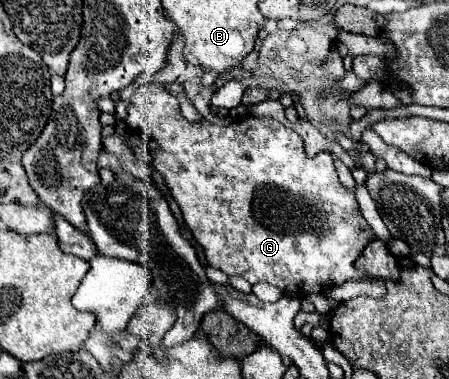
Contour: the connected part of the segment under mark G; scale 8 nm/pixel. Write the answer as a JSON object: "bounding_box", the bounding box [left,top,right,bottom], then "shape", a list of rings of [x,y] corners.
{"bounding_box":[119,82,376,296],"shape":[[[133,82],[126,88],[119,92],[120,99],[125,103],[129,103],[132,96],[132,104],[140,106],[142,110],[142,122],[140,122],[140,130],[144,132],[144,136],[148,138],[154,138],[158,144],[160,144],[160,150],[152,152],[152,158],[154,158],[154,168],[164,176],[166,180],[166,186],[170,188],[174,200],[178,202],[180,210],[182,210],[182,216],[184,216],[184,222],[186,226],[190,228],[194,240],[204,248],[204,256],[208,260],[210,266],[222,270],[224,274],[228,276],[242,276],[244,280],[248,280],[250,284],[258,284],[258,282],[268,282],[276,288],[280,288],[284,294],[290,294],[290,296],[306,296],[306,294],[324,294],[328,292],[332,286],[336,284],[342,284],[346,280],[368,280],[370,276],[362,270],[356,268],[356,260],[360,258],[362,250],[372,242],[376,240],[376,234],[374,230],[370,228],[370,224],[366,222],[366,218],[362,216],[360,208],[358,208],[358,202],[354,198],[354,194],[344,188],[338,180],[338,174],[336,174],[336,168],[332,164],[332,156],[326,154],[326,152],[318,152],[316,156],[308,156],[306,150],[304,150],[304,142],[302,138],[286,128],[284,124],[280,124],[278,120],[274,118],[258,118],[258,116],[248,116],[240,122],[234,122],[230,126],[218,126],[218,124],[212,124],[208,120],[202,120],[202,122],[188,122],[182,114],[180,114],[180,104],[176,100],[176,96],[172,96],[164,84],[155,84],[160,82],[152,82],[149,84],[139,84]]]}

